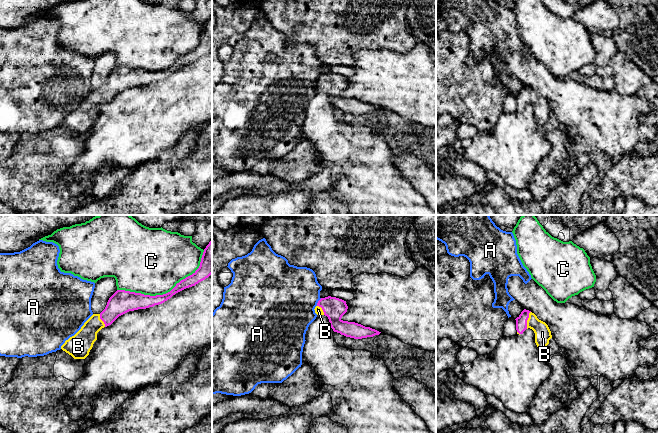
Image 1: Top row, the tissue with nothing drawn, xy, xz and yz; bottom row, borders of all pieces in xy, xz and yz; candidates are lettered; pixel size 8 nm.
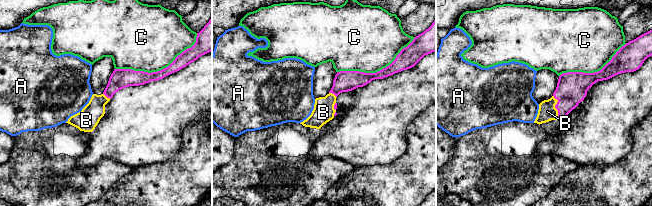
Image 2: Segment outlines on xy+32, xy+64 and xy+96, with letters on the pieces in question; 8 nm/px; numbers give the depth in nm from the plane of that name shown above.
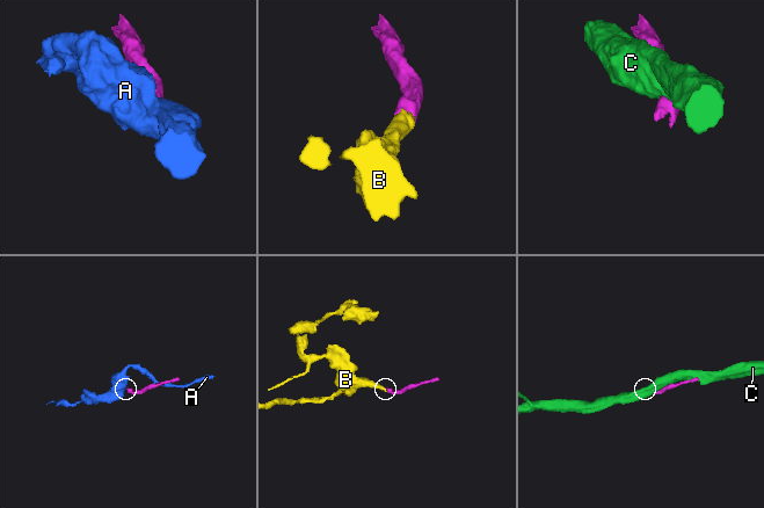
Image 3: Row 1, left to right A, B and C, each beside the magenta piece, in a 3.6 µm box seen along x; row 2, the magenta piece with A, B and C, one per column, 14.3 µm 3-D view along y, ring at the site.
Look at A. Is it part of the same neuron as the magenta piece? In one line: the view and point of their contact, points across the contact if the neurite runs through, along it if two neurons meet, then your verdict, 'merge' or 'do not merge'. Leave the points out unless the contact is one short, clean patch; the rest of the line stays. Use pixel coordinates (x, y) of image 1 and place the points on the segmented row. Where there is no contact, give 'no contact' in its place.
xz (318, 302) | along xz (321, 298), (316, 305) | do not merge

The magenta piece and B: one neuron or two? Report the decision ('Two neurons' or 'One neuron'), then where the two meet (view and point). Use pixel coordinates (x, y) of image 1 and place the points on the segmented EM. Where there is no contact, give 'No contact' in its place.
One neuron. Touches magenta at yz (527, 319)

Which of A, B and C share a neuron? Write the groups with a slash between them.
A / B / C

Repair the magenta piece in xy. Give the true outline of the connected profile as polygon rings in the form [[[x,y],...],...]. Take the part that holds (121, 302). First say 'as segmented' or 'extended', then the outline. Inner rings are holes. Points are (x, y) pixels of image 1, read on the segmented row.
extended | [[[212,240],[204,249],[199,268],[190,276],[181,280],[168,293],[163,295],[144,295],[125,290],[117,290],[108,300],[100,314],[93,314],[81,329],[61,346],[61,349],[74,359],[85,359],[97,340],[97,333],[111,325],[119,316],[138,309],[159,305],[176,293],[195,286],[212,274]]]

